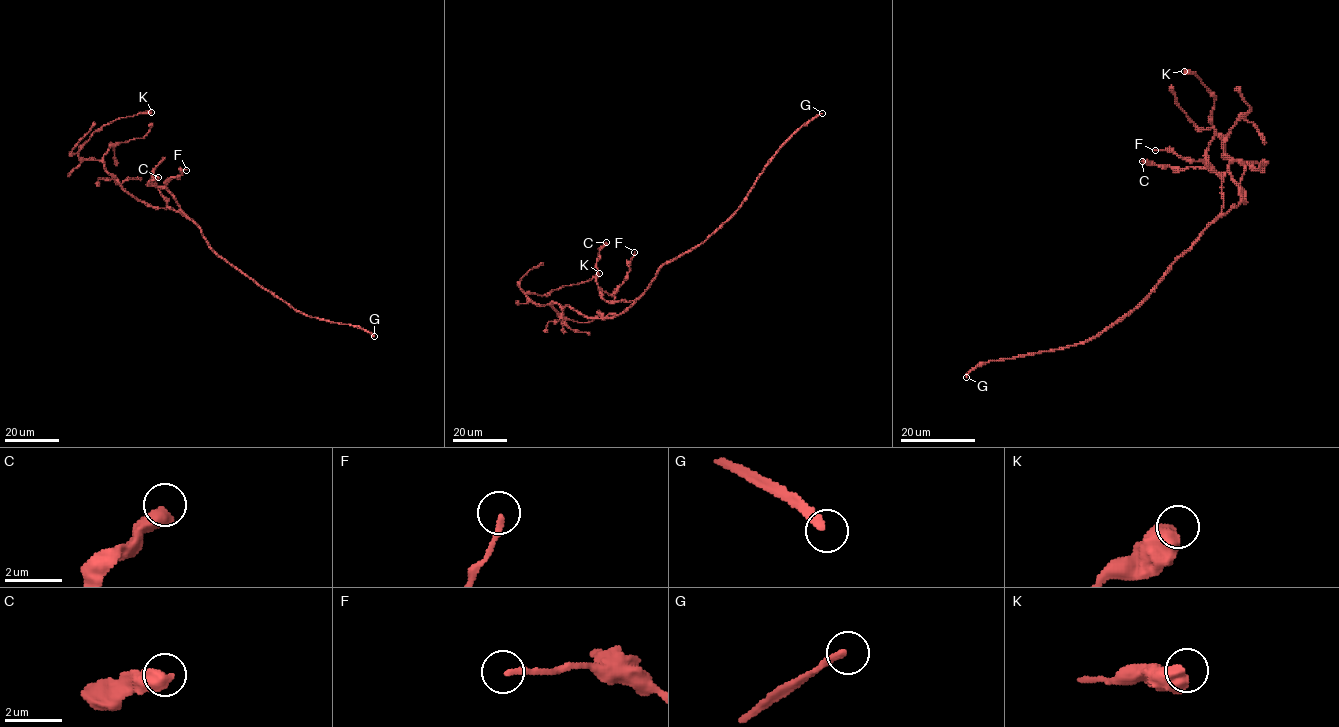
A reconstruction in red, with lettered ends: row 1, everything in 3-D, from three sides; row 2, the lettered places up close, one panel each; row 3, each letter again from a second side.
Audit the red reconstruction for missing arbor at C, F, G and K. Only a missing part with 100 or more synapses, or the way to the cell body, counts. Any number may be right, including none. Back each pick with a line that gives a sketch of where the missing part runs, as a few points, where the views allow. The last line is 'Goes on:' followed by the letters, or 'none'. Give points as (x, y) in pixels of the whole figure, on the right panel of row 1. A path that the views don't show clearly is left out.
Goes on: G

